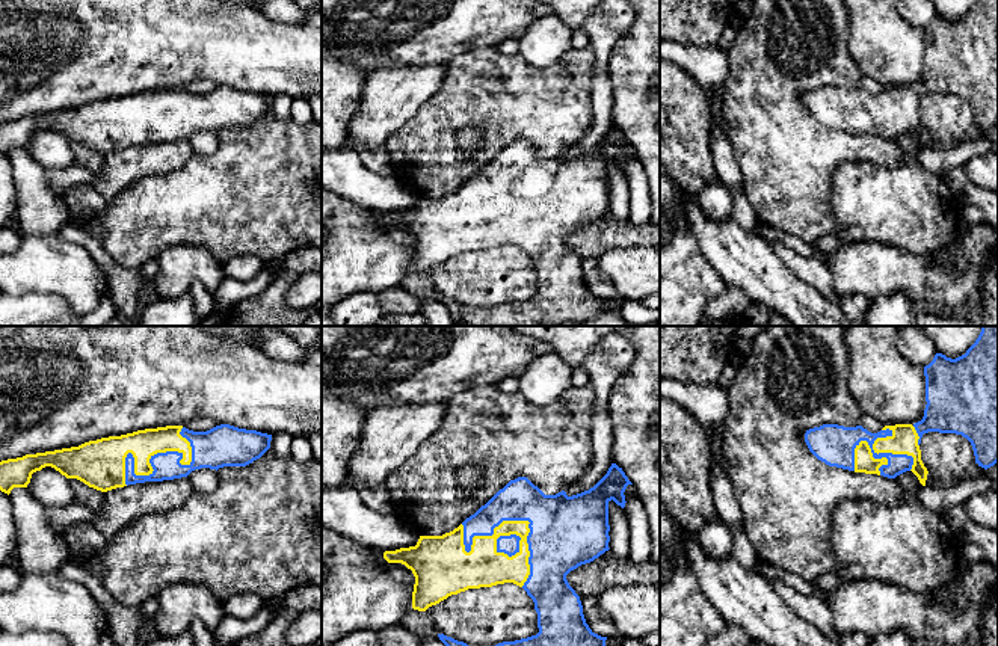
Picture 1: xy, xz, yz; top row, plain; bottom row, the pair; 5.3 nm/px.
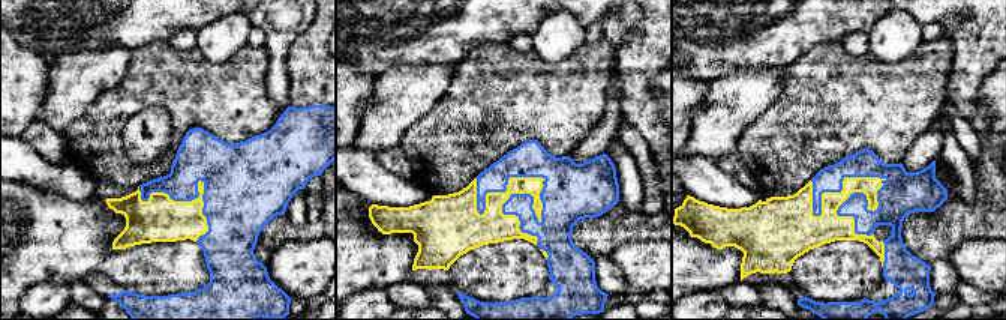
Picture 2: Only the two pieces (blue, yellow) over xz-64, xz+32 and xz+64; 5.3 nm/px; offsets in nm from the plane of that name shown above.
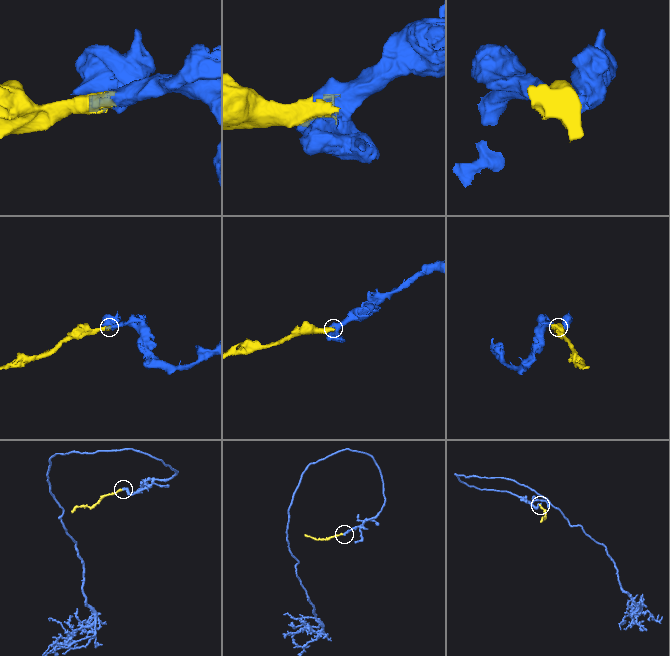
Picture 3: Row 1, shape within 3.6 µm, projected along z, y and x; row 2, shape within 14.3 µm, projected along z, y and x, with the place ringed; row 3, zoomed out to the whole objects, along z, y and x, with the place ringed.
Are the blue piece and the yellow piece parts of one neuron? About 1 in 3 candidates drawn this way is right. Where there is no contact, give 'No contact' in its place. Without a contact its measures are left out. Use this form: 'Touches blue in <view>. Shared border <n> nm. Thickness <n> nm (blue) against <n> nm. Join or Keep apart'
Touches blue in yz. Shared border 340 nm. Thickness 150 nm (blue) against 140 nm. Join

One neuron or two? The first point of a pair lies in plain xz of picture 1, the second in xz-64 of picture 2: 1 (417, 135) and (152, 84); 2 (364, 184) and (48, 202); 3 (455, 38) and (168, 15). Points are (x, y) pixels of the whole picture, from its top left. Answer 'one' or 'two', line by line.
1: one
2: two
3: one

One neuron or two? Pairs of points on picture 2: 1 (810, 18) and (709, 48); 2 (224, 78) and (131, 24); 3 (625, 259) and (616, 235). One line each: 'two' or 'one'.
1: one
2: two
3: two

